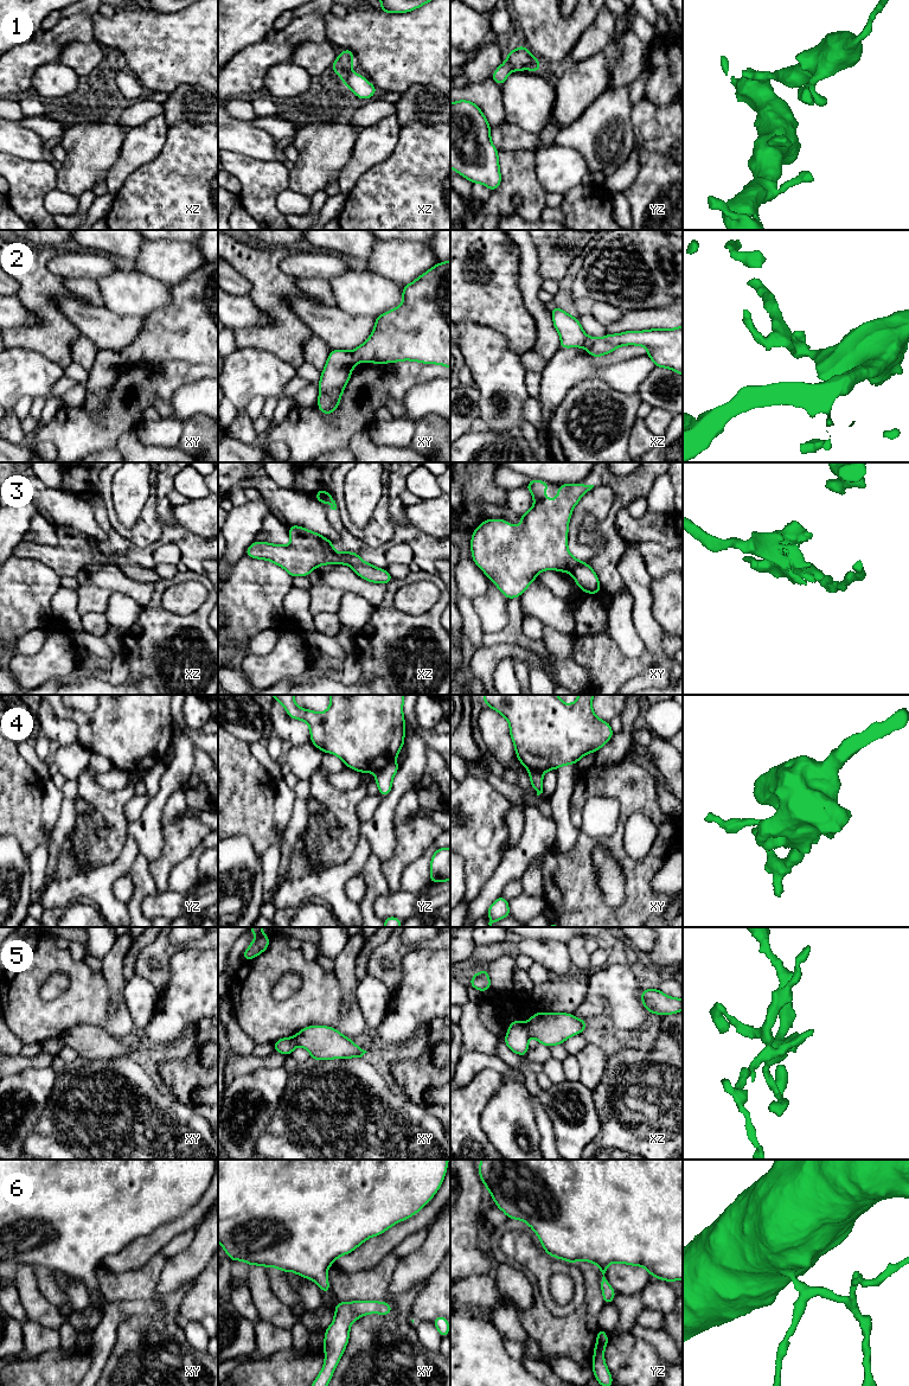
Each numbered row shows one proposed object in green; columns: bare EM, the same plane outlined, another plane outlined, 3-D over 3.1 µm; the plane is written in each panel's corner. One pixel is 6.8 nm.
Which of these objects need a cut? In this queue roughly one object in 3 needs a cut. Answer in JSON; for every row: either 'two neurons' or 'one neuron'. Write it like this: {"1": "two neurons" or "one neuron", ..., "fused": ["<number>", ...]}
{"1": "one neuron", "2": "two neurons", "3": "two neurons", "4": "two neurons", "5": "two neurons", "6": "one neuron", "fused": ["2", "3", "4", "5"]}

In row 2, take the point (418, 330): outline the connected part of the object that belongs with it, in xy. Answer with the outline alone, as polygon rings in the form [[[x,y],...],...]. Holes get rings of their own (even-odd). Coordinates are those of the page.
[[[450,260],[431,267],[402,289],[401,306],[375,318],[376,325],[369,339],[352,351],[357,363],[373,364],[412,360],[424,364],[439,364],[450,369]]]

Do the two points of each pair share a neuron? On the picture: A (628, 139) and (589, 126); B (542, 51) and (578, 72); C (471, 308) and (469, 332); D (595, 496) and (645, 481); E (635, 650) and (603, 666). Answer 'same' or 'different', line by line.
A: same
B: different
C: different
D: different
E: different

